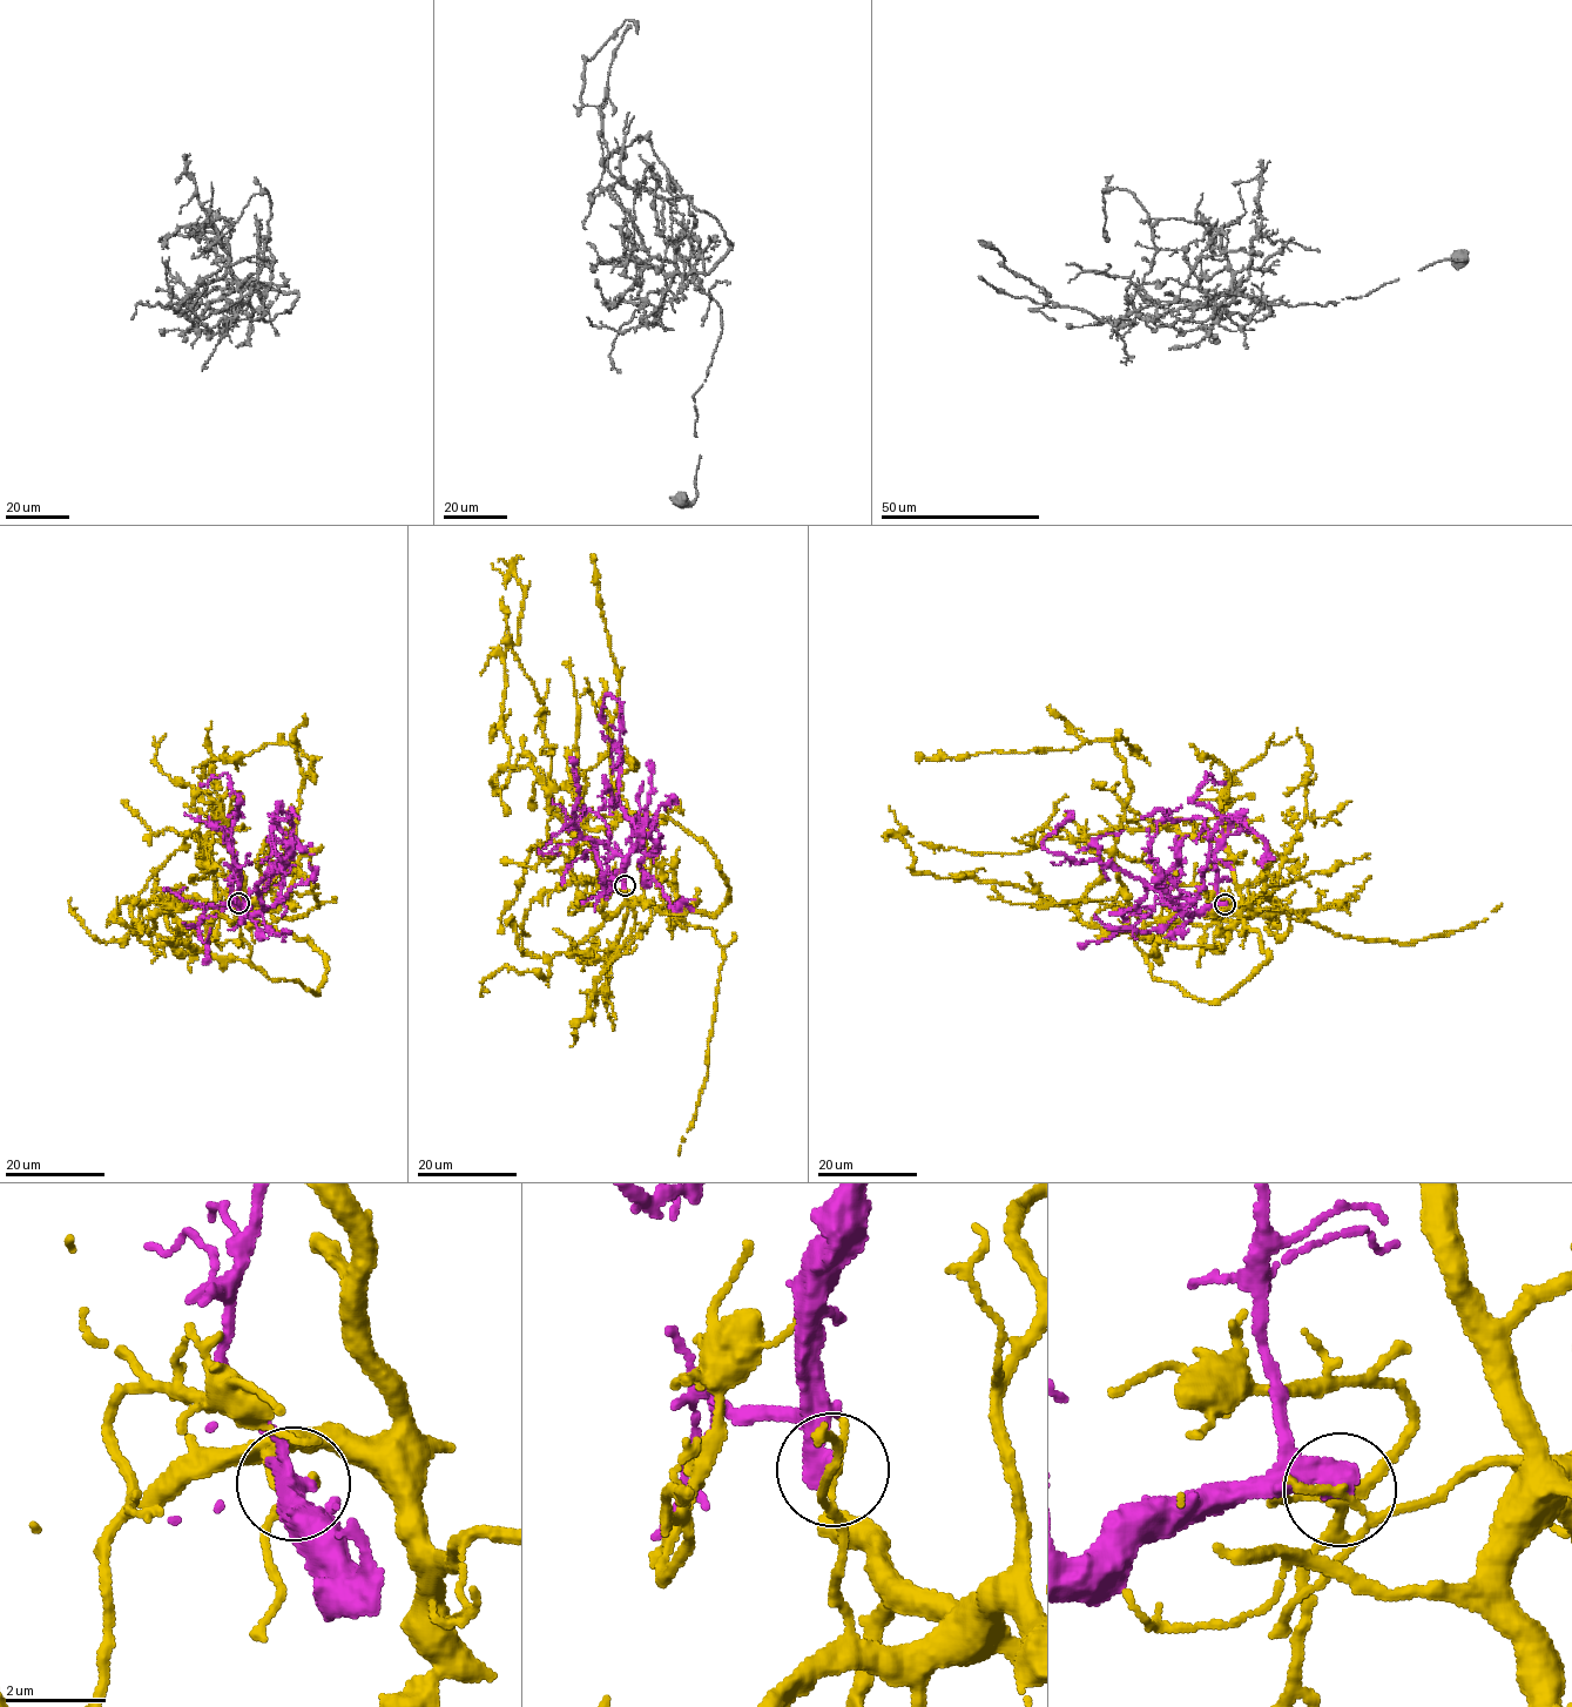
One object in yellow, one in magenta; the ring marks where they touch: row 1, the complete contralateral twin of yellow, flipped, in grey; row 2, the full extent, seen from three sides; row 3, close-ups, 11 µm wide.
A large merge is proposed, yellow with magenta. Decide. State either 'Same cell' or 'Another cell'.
Another cell

